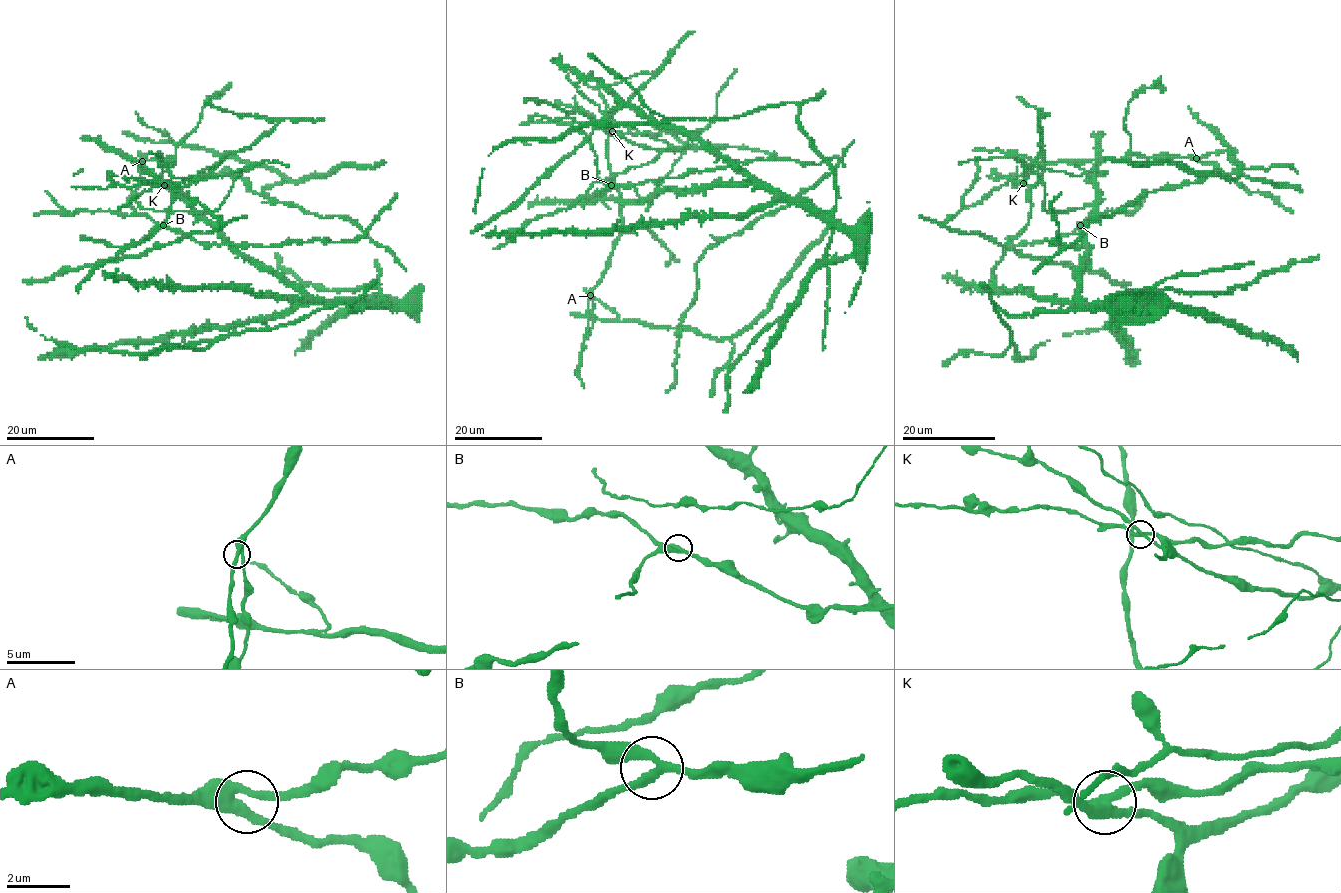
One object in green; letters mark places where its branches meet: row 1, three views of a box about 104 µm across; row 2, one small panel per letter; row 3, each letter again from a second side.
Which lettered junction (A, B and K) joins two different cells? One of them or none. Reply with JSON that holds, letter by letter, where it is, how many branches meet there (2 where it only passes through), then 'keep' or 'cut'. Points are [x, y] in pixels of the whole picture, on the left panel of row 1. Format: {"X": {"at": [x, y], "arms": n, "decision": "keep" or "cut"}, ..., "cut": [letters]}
{"A": {"at": [142, 161], "arms": 3, "decision": "keep"}, "B": {"at": [163, 225], "arms": 3, "decision": "keep"}, "K": {"at": [164, 185], "arms": 3, "decision": "cut"}, "cut": ["K"]}

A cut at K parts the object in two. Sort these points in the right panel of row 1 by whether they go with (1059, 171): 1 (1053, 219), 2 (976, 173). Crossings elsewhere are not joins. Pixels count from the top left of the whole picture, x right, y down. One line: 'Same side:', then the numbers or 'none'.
Same side: none

